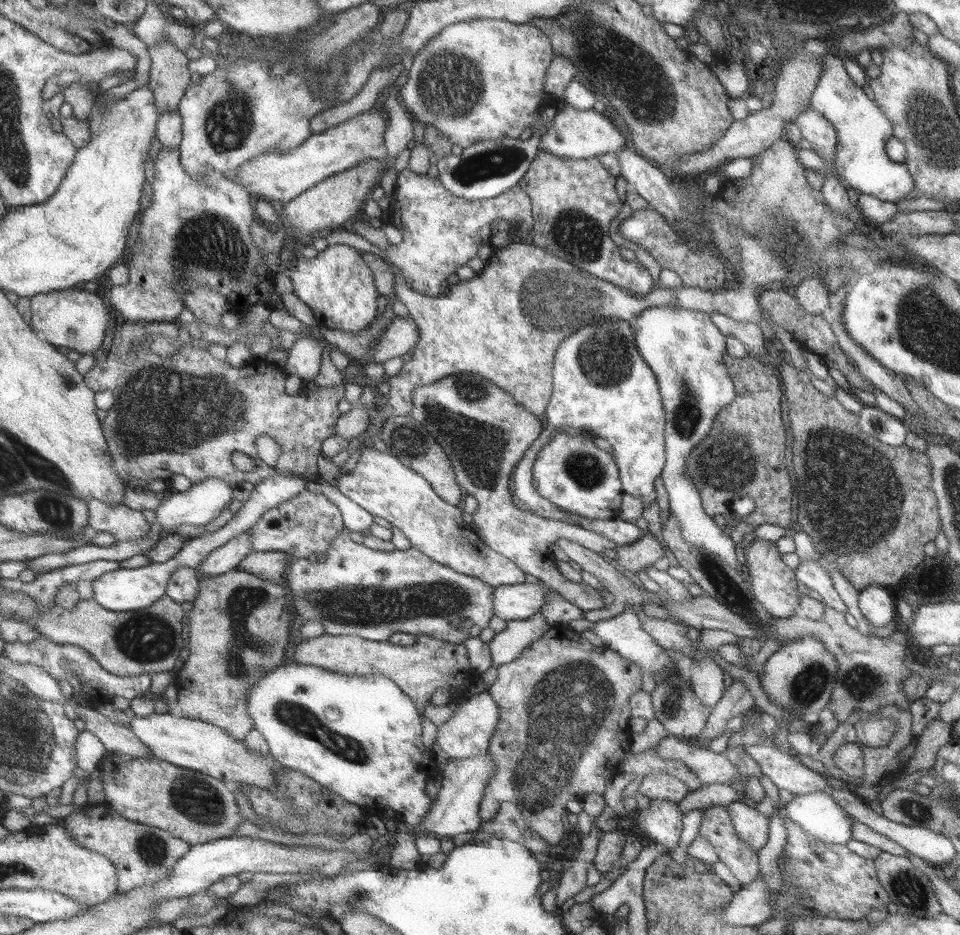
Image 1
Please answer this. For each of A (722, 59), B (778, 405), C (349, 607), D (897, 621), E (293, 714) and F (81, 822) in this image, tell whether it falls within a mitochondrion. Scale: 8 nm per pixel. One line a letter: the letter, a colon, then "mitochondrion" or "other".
A: other
B: other
C: mitochondrion
D: other
E: mitochondrion
F: other

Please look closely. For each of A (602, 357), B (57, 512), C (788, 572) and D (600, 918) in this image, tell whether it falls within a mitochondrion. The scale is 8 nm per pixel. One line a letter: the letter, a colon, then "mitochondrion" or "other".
A: mitochondrion
B: mitochondrion
C: other
D: other

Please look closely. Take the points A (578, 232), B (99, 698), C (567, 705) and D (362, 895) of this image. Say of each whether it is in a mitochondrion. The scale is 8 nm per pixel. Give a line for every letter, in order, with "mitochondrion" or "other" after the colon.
A: mitochondrion
B: other
C: mitochondrion
D: mitochondrion

